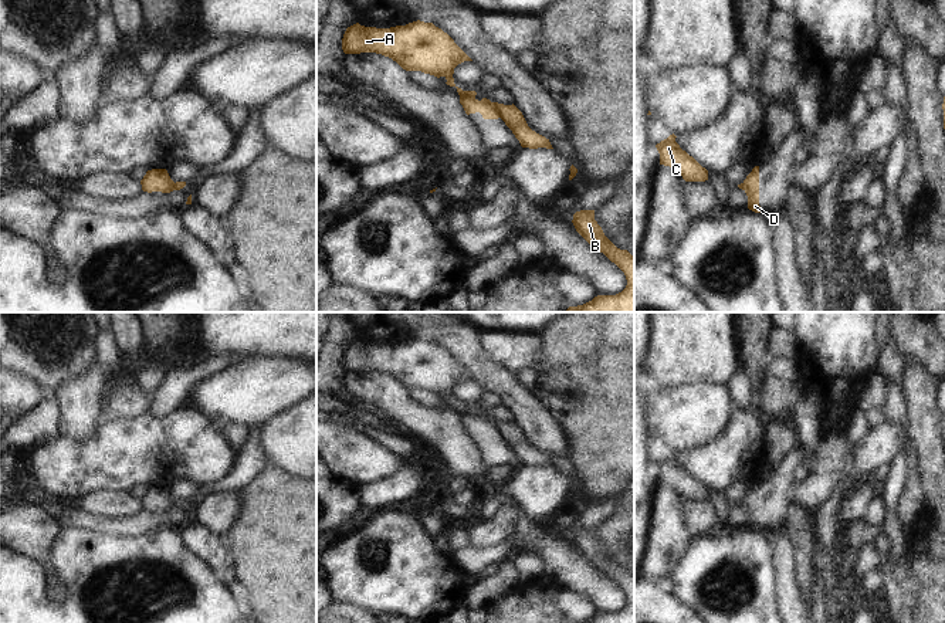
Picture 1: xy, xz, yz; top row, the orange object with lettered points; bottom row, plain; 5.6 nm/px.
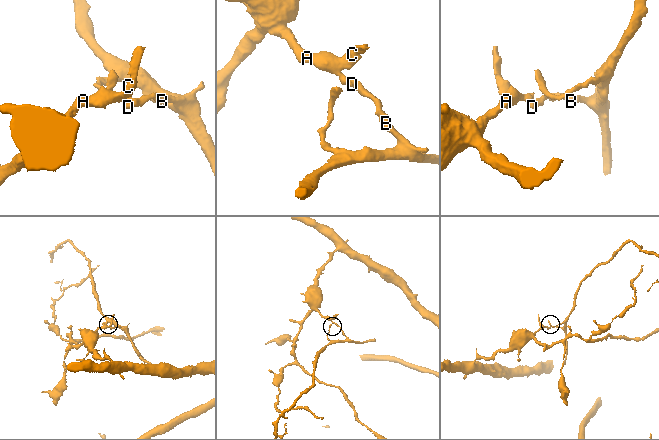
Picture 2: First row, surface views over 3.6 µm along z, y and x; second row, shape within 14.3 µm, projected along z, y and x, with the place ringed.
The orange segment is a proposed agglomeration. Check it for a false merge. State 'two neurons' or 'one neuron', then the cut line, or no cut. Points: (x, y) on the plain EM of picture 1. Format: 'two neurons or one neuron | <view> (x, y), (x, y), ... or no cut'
two neurons | xz (491, 420), (500, 434)

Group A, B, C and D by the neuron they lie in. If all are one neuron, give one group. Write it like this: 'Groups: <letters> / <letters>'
Groups: A C D / B

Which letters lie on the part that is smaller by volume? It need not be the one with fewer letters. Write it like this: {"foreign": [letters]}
{"foreign": ["B"]}

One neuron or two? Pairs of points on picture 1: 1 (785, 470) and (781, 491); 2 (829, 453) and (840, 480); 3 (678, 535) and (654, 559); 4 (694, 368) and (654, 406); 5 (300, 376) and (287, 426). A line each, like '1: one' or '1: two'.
1: one
2: one
3: one
4: two
5: two

